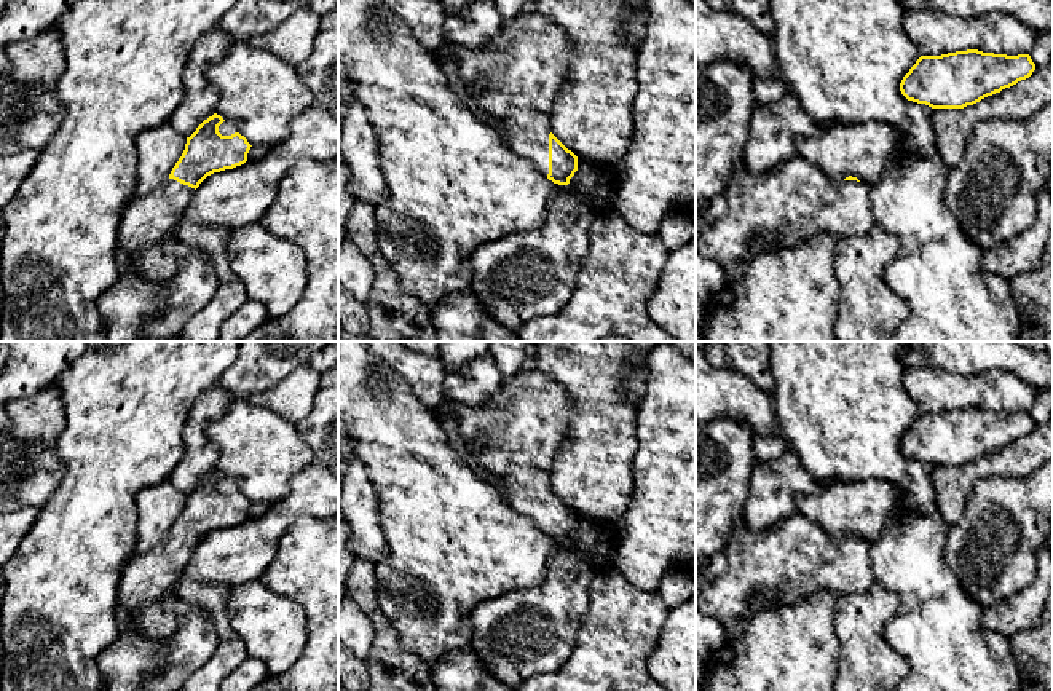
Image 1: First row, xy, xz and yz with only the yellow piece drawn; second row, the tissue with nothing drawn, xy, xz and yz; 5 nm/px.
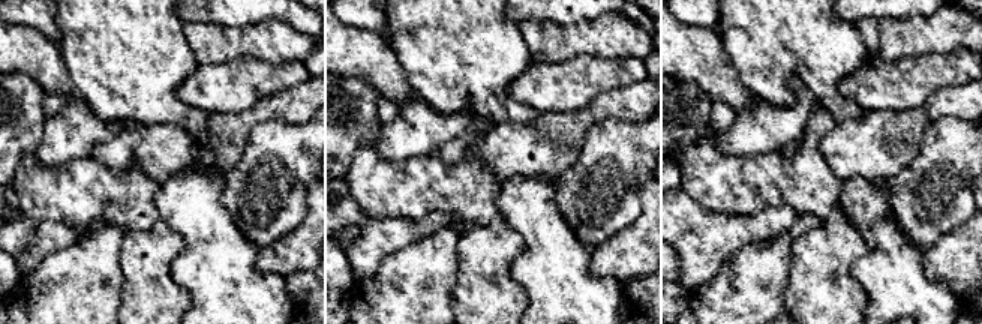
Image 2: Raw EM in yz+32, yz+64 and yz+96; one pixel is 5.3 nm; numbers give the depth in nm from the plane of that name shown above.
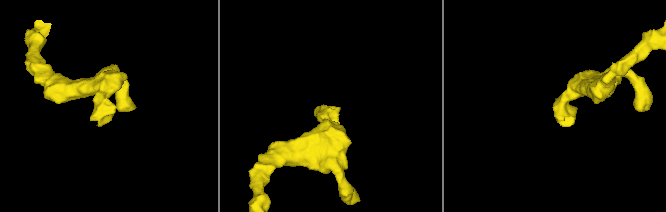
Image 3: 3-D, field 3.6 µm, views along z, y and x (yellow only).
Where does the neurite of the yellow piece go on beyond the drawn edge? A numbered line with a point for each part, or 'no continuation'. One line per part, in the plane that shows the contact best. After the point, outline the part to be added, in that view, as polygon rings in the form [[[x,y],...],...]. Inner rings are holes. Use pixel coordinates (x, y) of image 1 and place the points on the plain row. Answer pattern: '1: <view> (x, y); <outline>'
1: xz (516, 434); [[[523,370],[507,375],[498,393],[480,407],[445,397],[436,409],[437,420],[452,417],[467,452],[503,482],[511,507],[549,531],[549,492],[552,463],[568,436],[573,402],[566,391],[542,372]]]

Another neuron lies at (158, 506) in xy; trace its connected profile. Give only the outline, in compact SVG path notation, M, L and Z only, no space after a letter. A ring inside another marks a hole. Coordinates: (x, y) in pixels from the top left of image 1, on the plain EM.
M169 480L136 496L136 552L145 554L163 541L185 507L187 495Z

